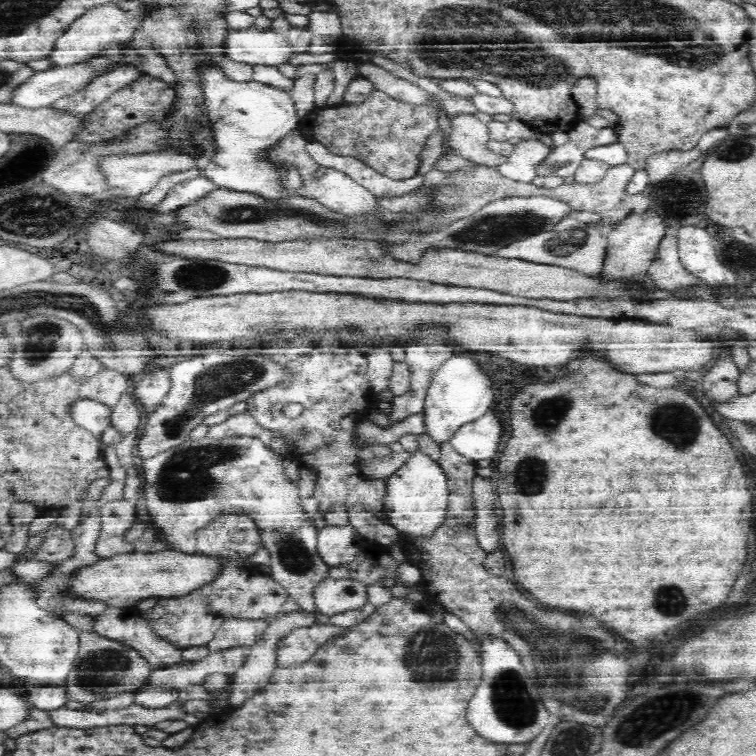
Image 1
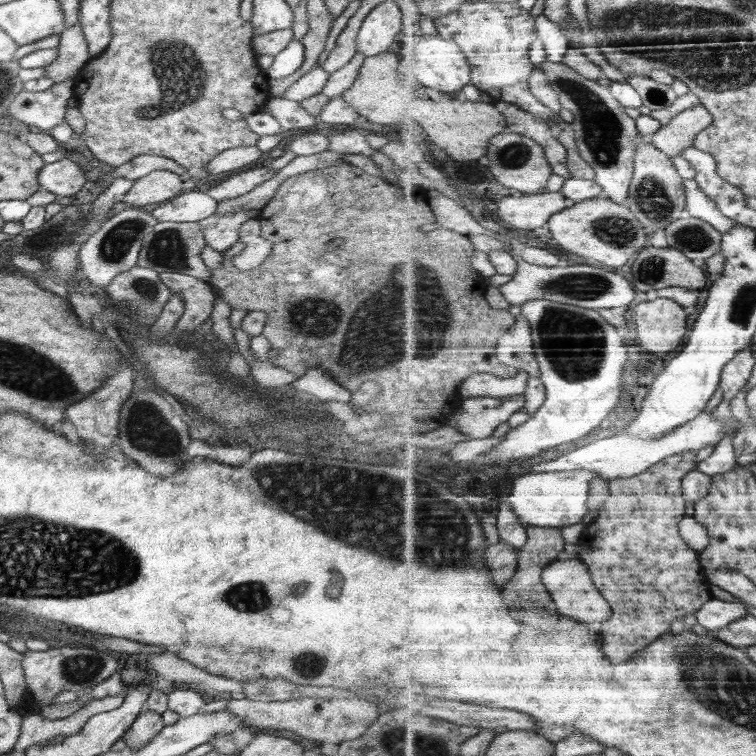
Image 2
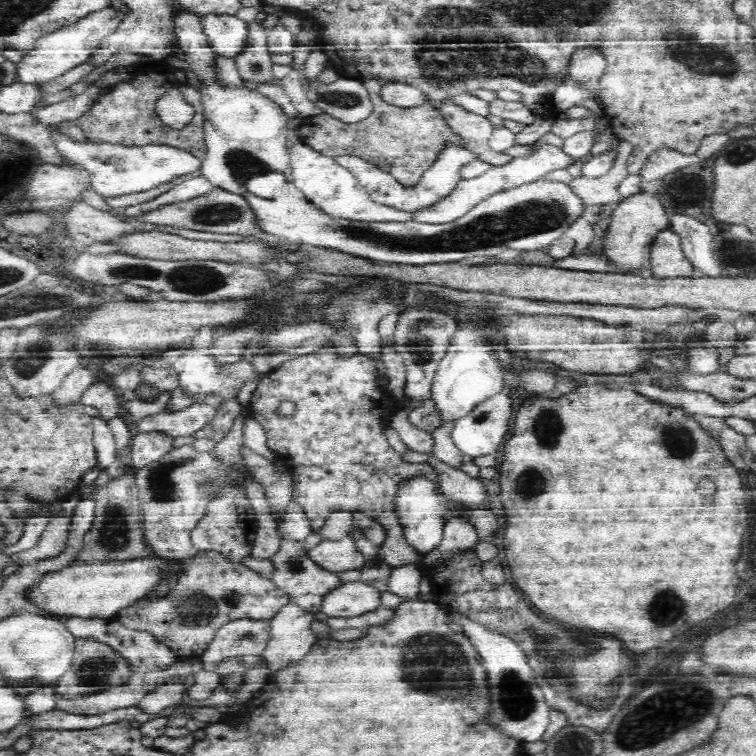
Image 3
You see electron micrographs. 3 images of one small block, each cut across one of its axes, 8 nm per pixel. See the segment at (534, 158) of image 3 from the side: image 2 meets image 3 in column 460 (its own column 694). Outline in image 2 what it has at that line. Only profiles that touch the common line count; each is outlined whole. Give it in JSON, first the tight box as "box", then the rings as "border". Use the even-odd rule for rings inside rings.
{"box":[685,179,744,235],"border":[[[685,179],[685,185],[688,191],[687,215],[710,222],[716,230],[720,230],[724,235],[728,234],[734,226],[744,226],[734,218],[723,214],[718,203],[700,186],[696,179]]]}

